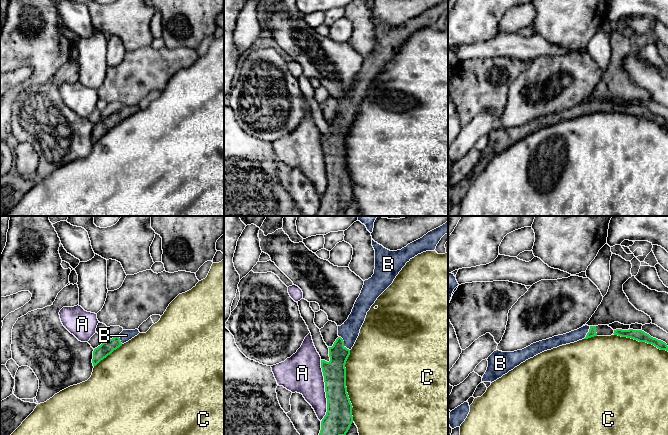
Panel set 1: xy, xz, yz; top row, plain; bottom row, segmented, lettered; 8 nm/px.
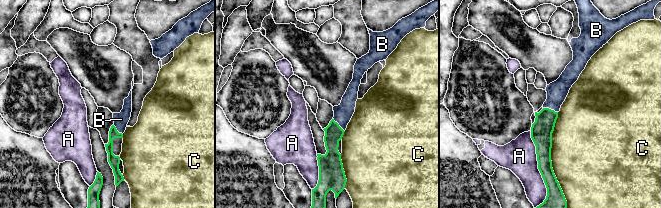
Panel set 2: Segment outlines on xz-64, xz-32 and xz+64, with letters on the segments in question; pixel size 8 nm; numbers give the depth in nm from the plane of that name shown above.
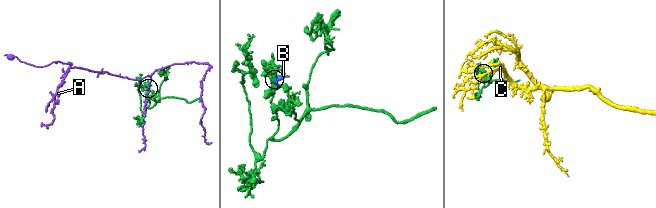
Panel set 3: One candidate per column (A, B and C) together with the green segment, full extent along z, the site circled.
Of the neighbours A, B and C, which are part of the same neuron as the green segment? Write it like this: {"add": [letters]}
{"add": ["B"]}

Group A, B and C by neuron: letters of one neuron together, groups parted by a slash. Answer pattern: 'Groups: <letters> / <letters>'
Groups: A / B / C

